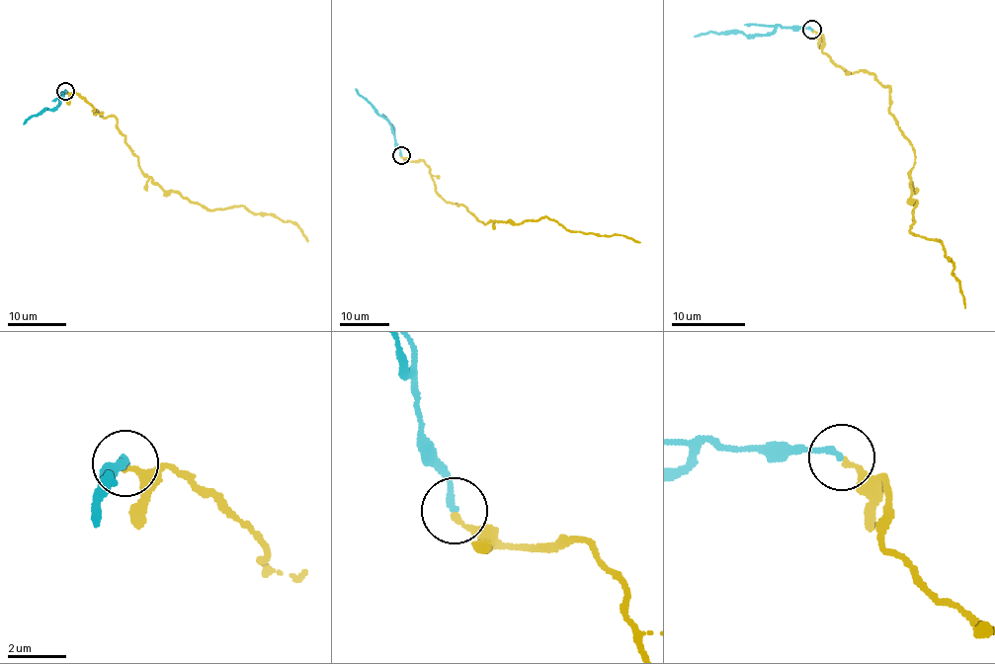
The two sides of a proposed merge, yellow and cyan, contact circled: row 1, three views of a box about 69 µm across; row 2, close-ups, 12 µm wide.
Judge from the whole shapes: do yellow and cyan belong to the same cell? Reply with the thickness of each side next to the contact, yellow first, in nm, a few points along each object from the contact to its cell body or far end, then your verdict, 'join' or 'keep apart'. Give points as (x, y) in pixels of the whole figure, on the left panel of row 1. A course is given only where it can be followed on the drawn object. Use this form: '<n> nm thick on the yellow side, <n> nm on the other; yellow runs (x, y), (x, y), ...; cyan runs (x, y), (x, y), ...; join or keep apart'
190 nm thick on the yellow side, 200 nm on the other; yellow runs (65, 91), (113, 117), (138, 166), (165, 191), (207, 208), (276, 214), (306, 242); cyan runs (65, 91), (59, 105), (30, 117), (23, 124); join

